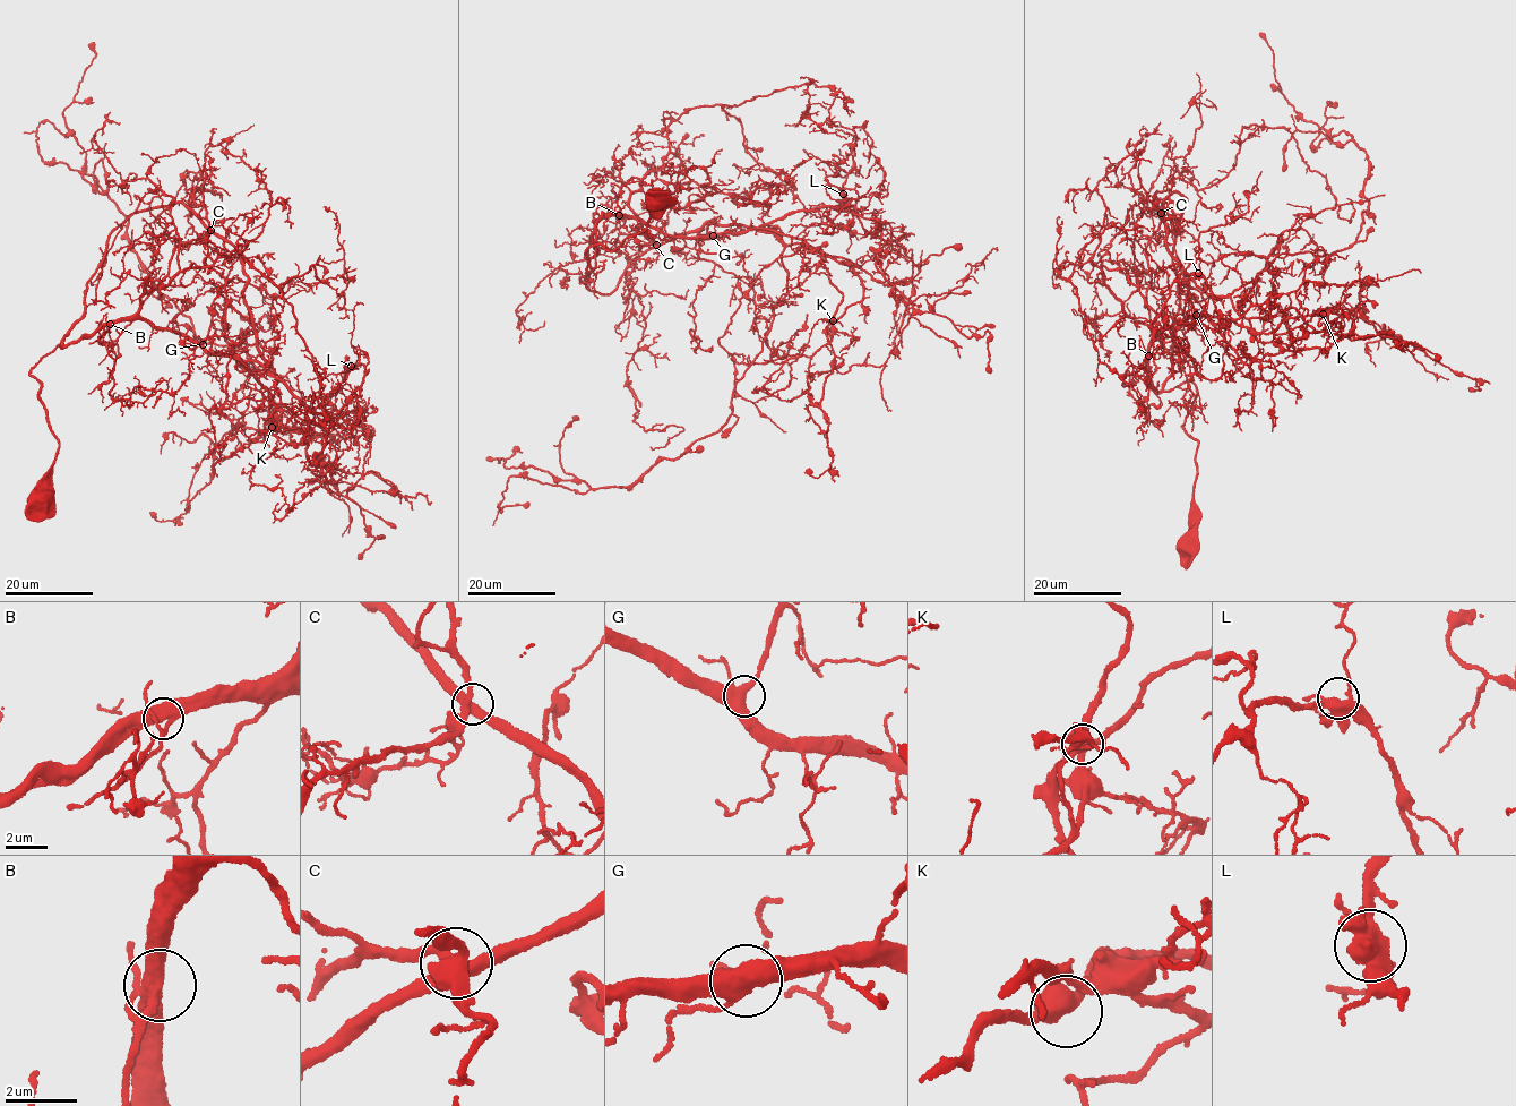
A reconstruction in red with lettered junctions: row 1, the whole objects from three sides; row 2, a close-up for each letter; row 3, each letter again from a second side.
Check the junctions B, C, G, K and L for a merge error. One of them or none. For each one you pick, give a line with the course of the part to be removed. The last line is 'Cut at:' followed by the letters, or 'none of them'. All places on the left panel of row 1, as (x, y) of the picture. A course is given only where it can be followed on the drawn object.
Cut at: none of them

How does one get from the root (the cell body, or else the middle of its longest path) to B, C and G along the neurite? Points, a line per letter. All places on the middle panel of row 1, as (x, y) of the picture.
B: (656, 199), (664, 204), (637, 234), (613, 250), (600, 243), (586, 249), (592, 268), (596, 224), (619, 214)
C: (656, 199), (637, 234), (584, 254), (593, 268), (596, 224), (618, 214), (656, 245)
G: (656, 199), (637, 234), (586, 249), (592, 268), (596, 224), (616, 214), (713, 236)

